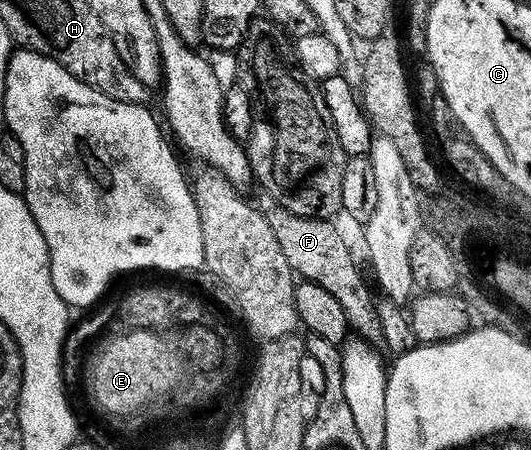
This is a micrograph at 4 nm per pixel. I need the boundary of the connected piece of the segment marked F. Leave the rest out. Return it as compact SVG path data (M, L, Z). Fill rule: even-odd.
M259 189L257 193L258 210L272 228L277 243L280 244L285 259L288 260L295 275L303 281L320 284L335 296L340 302L340 308L344 310L345 318L353 333L369 342L379 341L382 332L374 295L372 296L343 234L334 226L335 223L331 219L296 216L282 204L277 204L267 190Z

